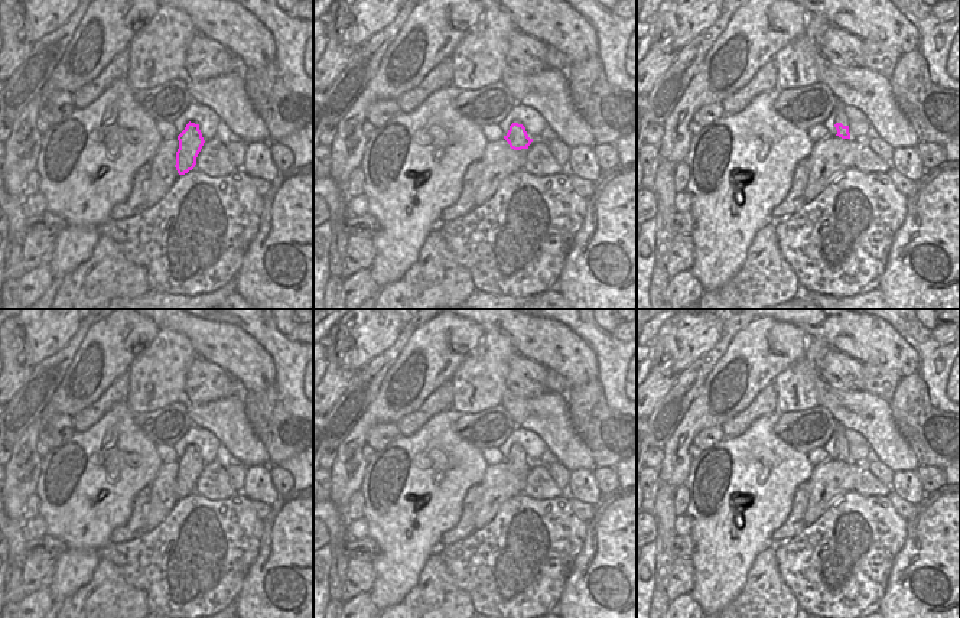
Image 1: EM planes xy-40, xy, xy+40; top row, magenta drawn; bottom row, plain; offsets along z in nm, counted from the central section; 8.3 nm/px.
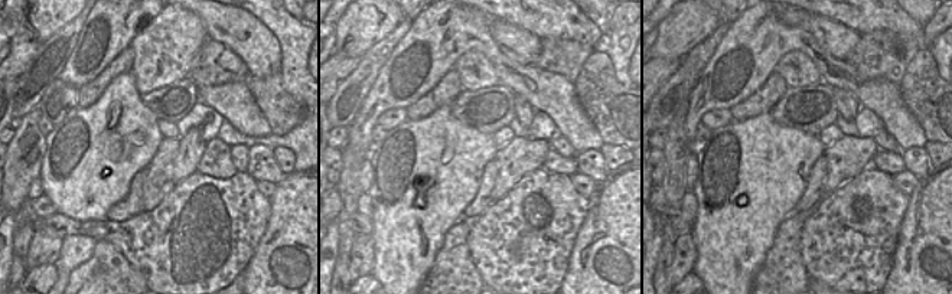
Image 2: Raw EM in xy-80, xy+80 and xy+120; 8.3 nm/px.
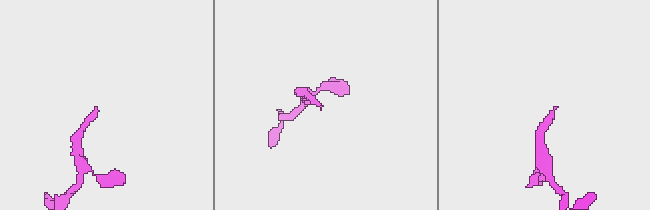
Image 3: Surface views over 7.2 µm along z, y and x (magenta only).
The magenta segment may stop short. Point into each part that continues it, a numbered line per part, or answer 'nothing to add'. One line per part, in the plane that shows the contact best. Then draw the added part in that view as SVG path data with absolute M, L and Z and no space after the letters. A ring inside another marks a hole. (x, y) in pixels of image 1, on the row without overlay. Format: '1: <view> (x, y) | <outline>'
1: xy+40 (842, 441) | M839 427L839 429L836 430L836 435L837 435L836 446L842 446L843 449L847 449L847 448L849 448L849 442L847 442L847 439L846 439L845 435L843 435L843 429Z

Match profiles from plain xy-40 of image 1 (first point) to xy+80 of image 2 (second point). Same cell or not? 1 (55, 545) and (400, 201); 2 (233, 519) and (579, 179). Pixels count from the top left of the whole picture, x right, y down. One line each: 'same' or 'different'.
1: different
2: different

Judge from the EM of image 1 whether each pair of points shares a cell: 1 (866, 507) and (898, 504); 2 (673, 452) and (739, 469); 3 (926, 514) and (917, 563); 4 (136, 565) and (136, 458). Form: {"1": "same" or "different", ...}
{"1": "different", "2": "different", "3": "same", "4": "different"}

